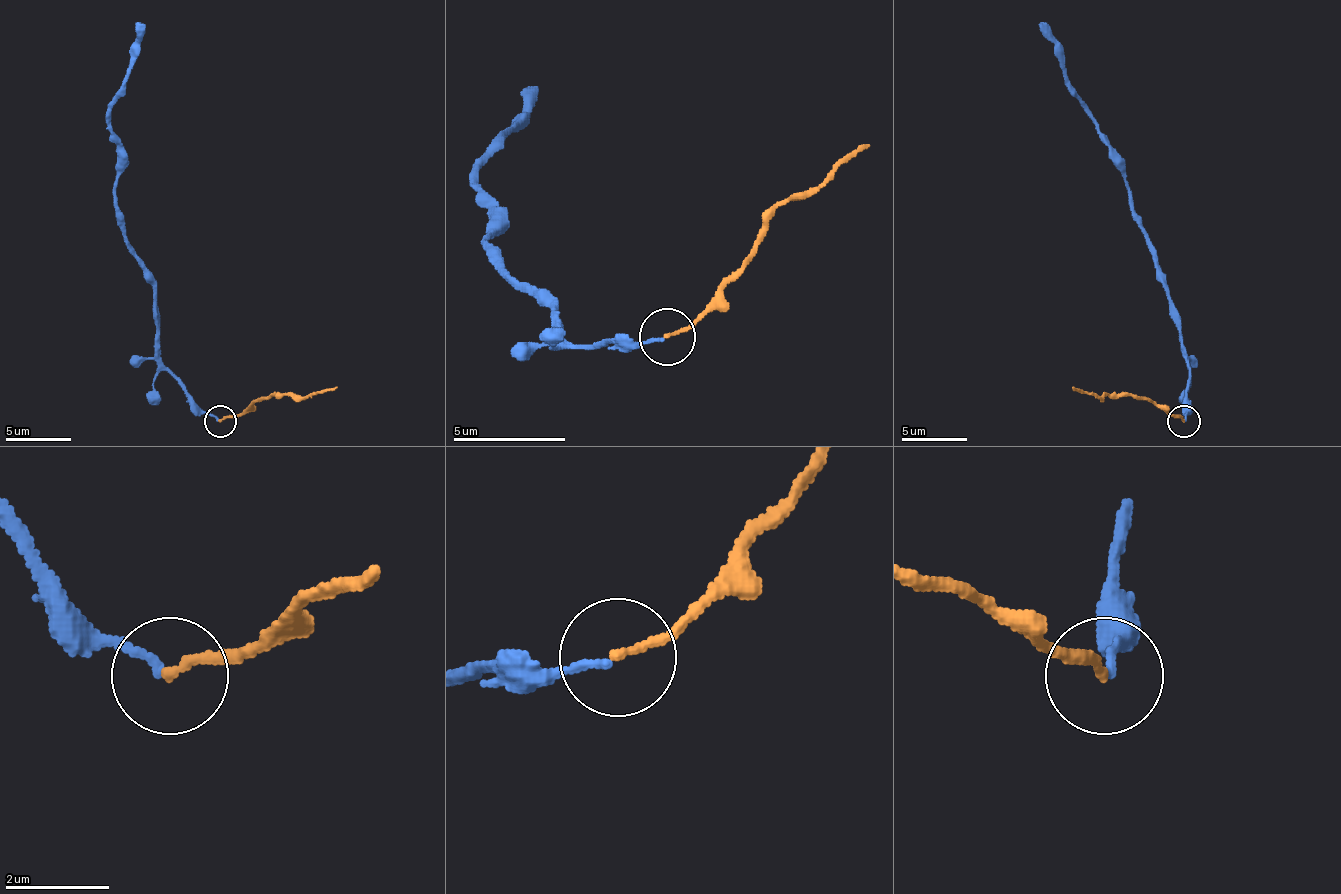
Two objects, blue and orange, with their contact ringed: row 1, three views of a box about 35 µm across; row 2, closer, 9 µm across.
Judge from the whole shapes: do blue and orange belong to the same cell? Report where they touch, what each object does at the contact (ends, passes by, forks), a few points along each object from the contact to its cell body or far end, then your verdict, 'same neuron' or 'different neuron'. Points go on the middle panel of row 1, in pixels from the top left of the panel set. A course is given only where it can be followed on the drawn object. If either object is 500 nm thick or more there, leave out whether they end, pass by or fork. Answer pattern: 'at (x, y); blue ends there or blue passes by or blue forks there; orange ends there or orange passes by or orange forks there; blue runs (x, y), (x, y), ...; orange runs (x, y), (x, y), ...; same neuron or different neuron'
at (667, 337); blue ends there; orange ends there; blue runs (665, 338), (643, 344), (570, 344), (547, 304), (485, 248), (491, 237), (479, 163), (513, 130), (536, 84); orange runs (665, 338), (693, 321), (733, 276), (761, 225), (868, 146); different neuron

